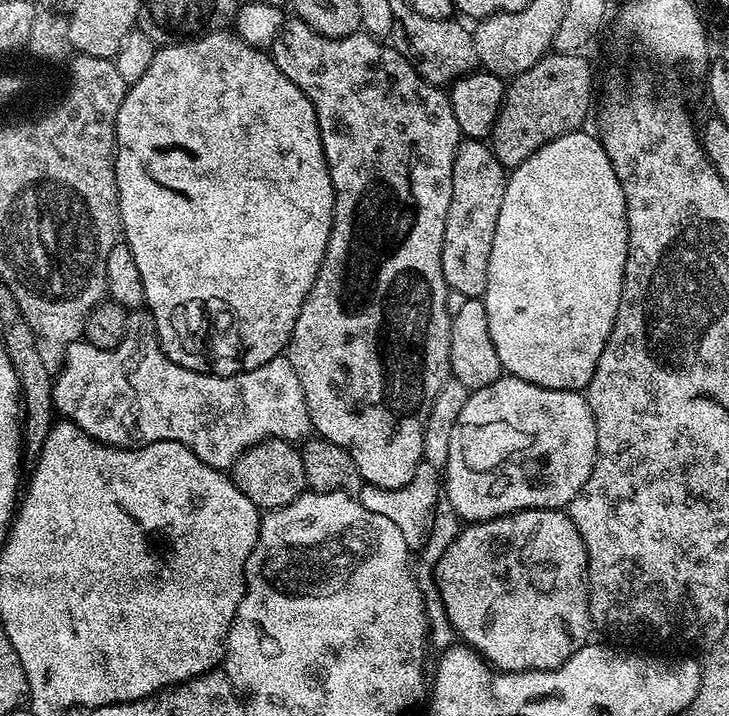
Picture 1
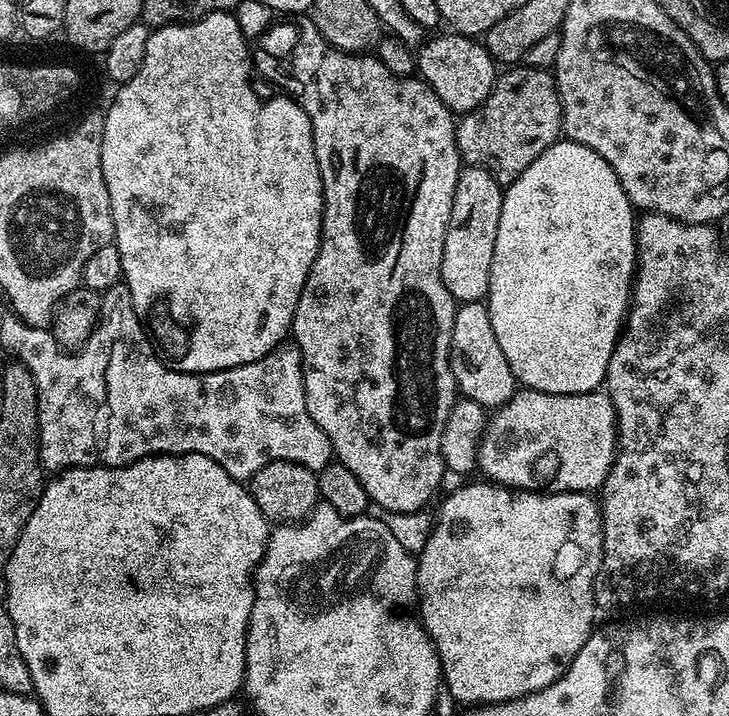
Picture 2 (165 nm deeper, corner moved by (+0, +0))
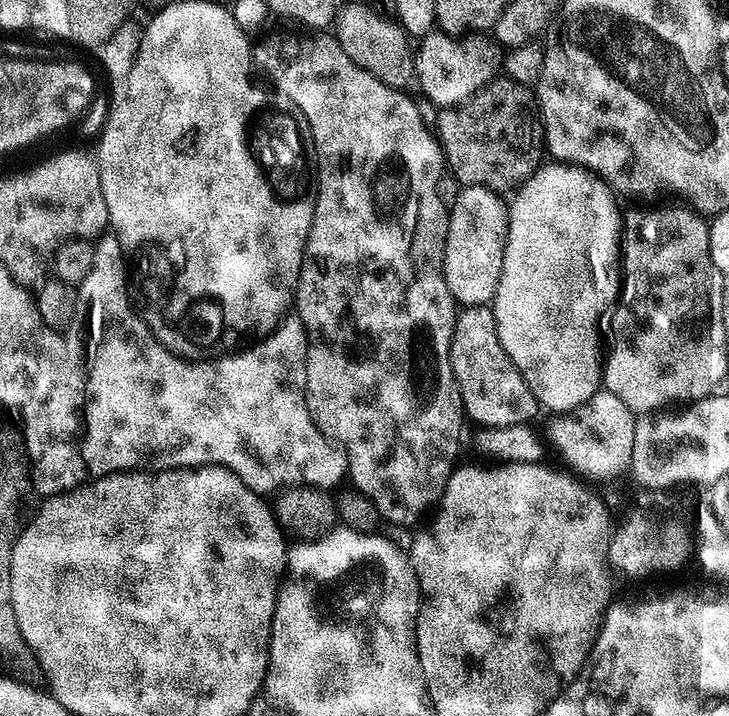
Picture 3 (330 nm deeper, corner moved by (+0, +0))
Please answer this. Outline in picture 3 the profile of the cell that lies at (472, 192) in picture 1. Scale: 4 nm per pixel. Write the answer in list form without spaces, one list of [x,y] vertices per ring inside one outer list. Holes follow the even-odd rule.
[[[470,184],[459,189],[456,201],[451,201],[448,209],[448,229],[446,230],[446,246],[444,247],[444,277],[446,286],[450,286],[450,294],[457,305],[473,304],[491,305],[498,290],[498,278],[502,274],[502,258],[504,247],[508,241],[508,210],[505,197],[498,192],[491,192],[481,184]]]

